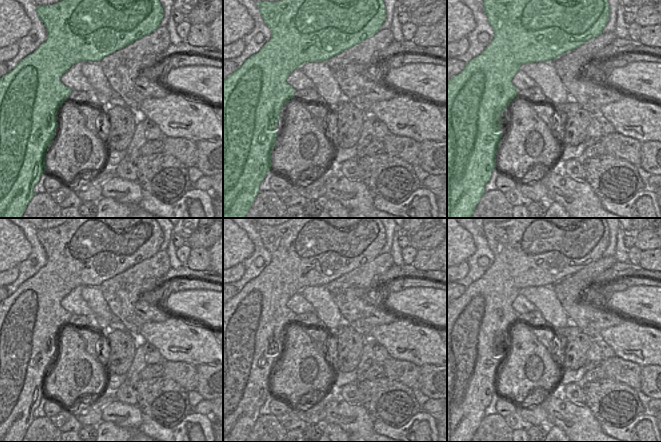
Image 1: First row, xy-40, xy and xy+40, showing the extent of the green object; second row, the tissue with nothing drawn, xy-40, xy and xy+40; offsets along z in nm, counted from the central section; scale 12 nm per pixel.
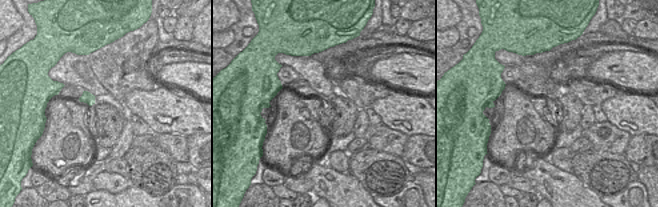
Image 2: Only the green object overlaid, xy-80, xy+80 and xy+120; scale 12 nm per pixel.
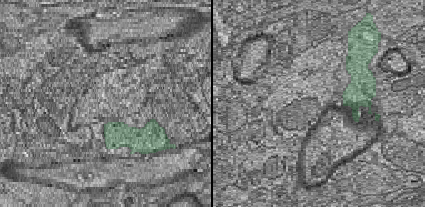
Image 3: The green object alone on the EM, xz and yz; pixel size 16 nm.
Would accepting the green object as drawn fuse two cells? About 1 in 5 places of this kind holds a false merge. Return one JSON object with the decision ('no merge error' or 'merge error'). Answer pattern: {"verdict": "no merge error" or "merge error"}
{"verdict": "no merge error"}

